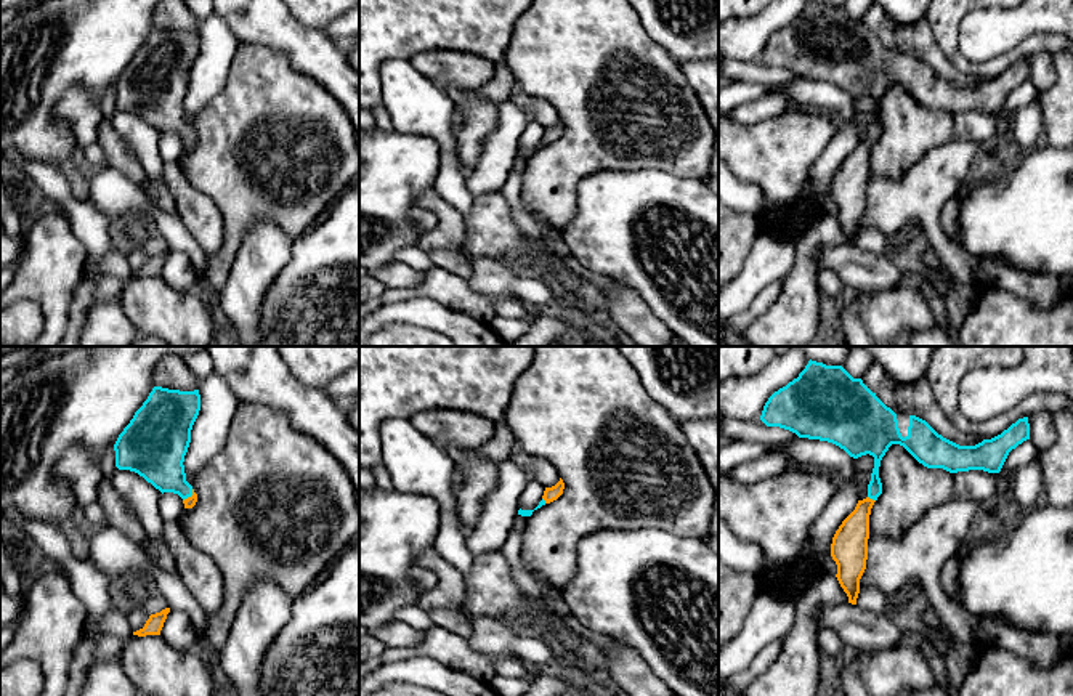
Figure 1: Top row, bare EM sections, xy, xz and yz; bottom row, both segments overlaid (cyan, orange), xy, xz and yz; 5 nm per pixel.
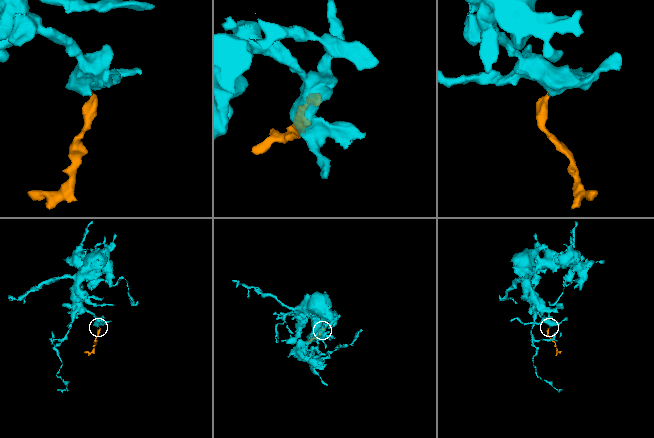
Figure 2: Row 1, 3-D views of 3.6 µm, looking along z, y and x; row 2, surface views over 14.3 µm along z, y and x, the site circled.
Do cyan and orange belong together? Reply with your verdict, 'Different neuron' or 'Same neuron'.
Same neuron

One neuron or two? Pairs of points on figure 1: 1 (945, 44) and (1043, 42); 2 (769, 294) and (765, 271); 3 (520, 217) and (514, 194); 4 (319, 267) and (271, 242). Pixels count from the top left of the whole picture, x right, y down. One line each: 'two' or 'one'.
1: one
2: two
3: one
4: two

